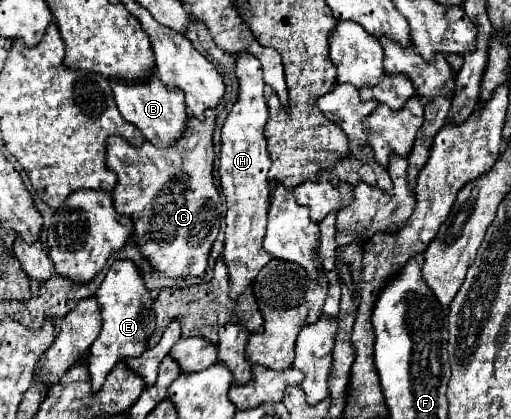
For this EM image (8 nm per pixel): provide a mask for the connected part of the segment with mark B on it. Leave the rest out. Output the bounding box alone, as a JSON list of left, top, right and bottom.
[110,76,188,148]

